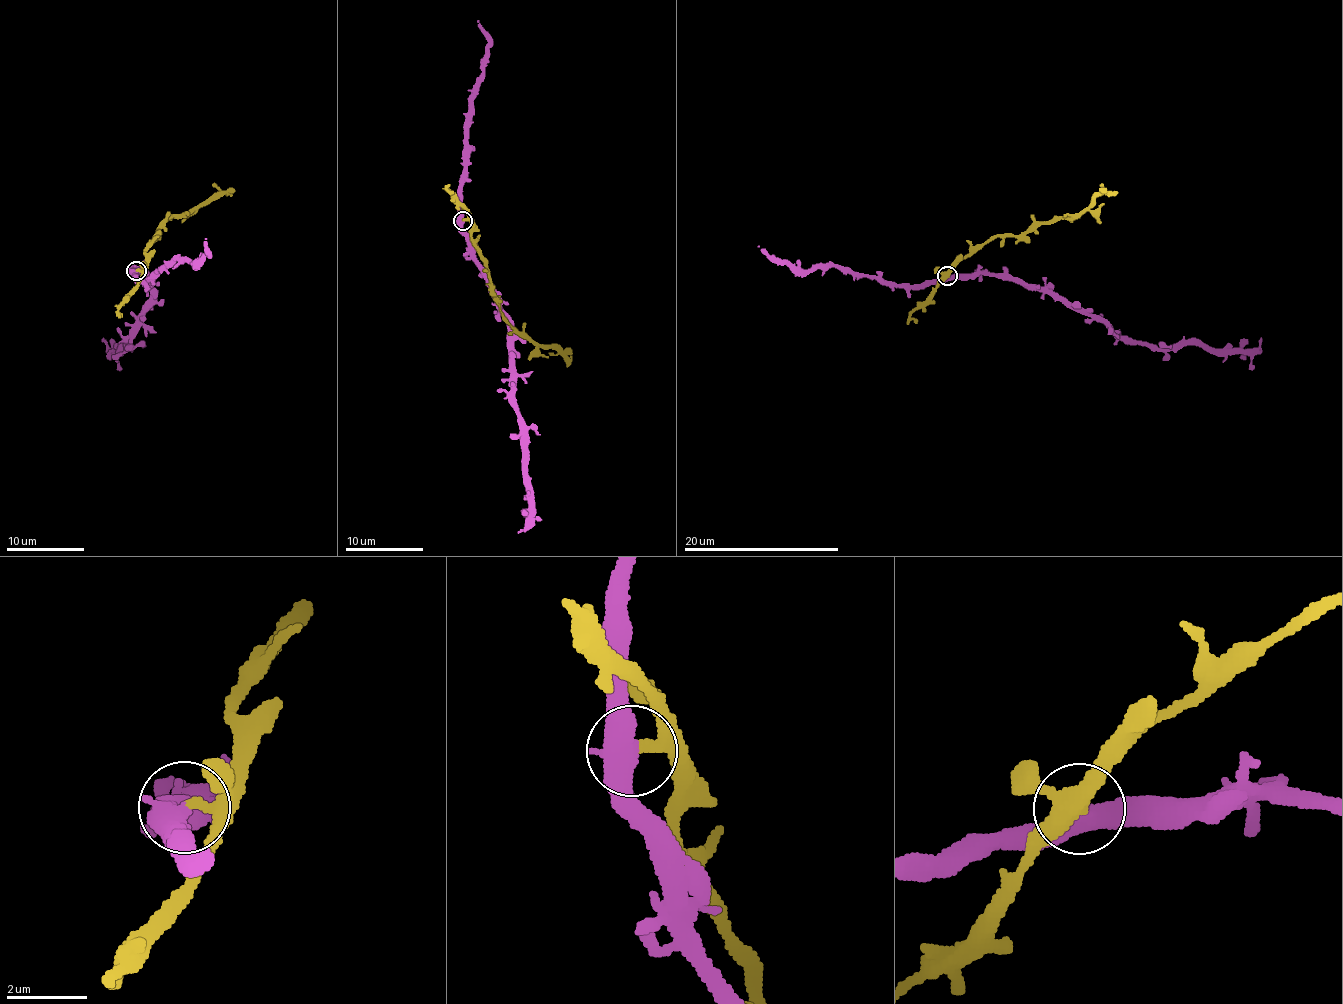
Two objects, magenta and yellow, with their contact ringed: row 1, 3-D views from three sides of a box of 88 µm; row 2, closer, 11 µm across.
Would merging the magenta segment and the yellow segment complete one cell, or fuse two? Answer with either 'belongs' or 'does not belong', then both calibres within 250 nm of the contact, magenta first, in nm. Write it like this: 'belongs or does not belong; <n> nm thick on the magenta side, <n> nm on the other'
does not belong; 500 nm thick on the magenta side, 280 nm on the other

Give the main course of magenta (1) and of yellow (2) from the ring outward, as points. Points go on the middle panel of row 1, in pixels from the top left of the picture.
1: (462, 221), (462, 234), (507, 326), (515, 412), (525, 426), (523, 473), (528, 484), (528, 525), (518, 533)
2: (462, 221), (471, 225), (472, 241), (487, 264), (488, 290), (501, 311), (540, 345), (554, 345), (567, 367)

